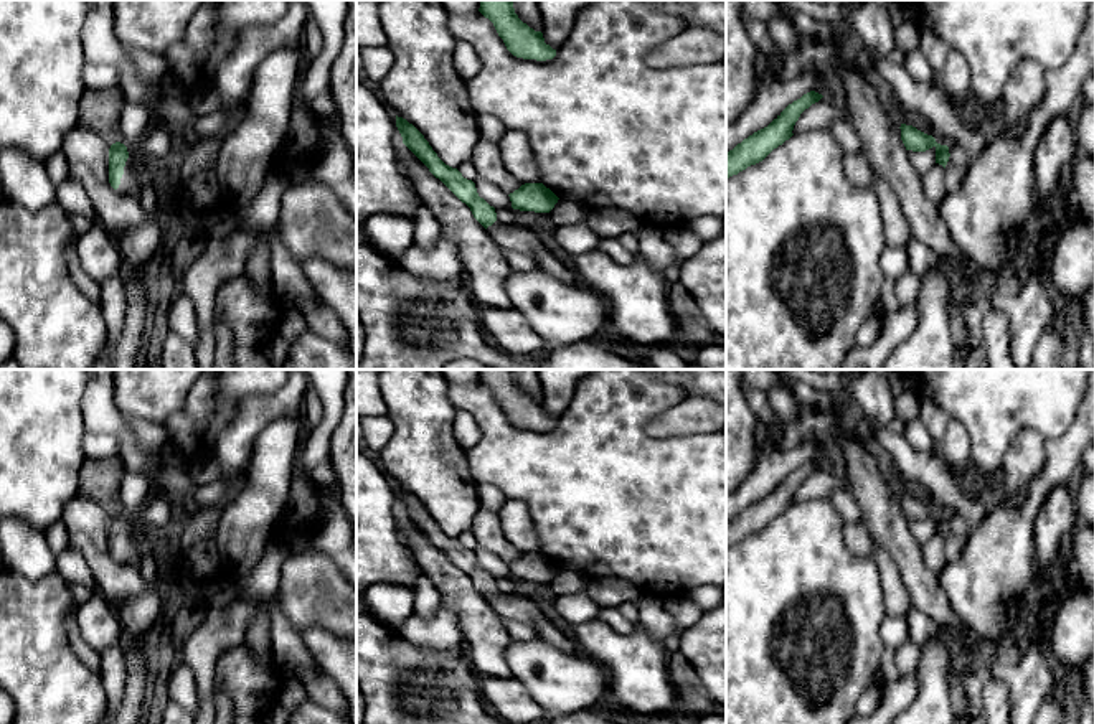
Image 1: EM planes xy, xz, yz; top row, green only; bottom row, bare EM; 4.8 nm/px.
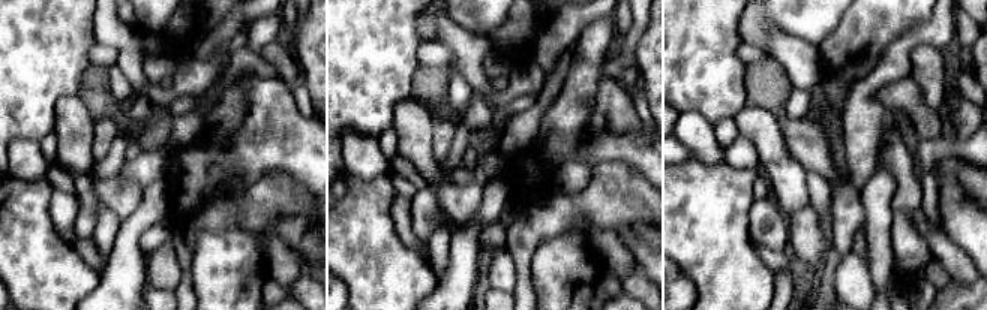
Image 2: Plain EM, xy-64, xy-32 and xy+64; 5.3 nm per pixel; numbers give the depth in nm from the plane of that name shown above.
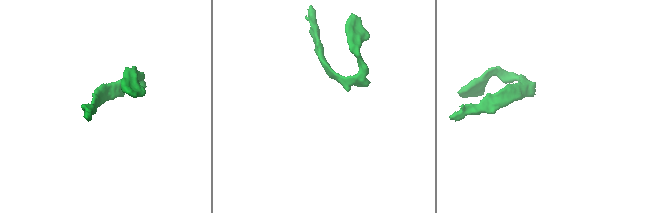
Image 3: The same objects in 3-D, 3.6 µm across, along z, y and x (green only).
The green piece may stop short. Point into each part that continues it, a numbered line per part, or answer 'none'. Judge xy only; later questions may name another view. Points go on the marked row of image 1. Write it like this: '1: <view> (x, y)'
1: xy (131, 183)

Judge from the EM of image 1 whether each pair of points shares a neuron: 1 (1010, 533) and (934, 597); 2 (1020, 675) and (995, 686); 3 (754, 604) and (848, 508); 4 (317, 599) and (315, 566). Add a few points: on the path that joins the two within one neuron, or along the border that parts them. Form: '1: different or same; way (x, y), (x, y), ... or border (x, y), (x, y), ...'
1: different; border (936, 576), (962, 624)
2: different; border (992, 670), (1007, 688), (1007, 703), (1010, 706)
3: different; border (829, 498), (845, 521)
4: same; way (315, 591), (315, 574)

